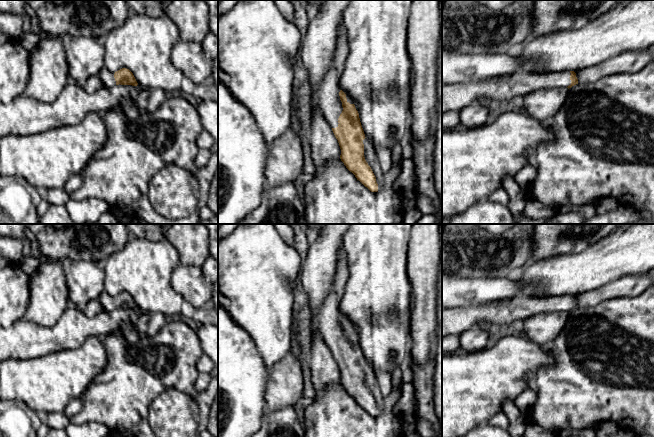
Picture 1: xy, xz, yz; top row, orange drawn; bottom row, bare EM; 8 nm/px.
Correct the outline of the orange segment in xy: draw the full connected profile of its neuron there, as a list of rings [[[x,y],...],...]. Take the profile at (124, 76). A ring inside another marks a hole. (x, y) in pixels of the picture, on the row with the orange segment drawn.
[[[103,67],[99,72],[99,77],[102,80],[103,85],[106,87],[112,87],[119,84],[132,86],[138,85],[133,73],[127,68],[122,68],[115,73],[112,73],[106,67]]]

